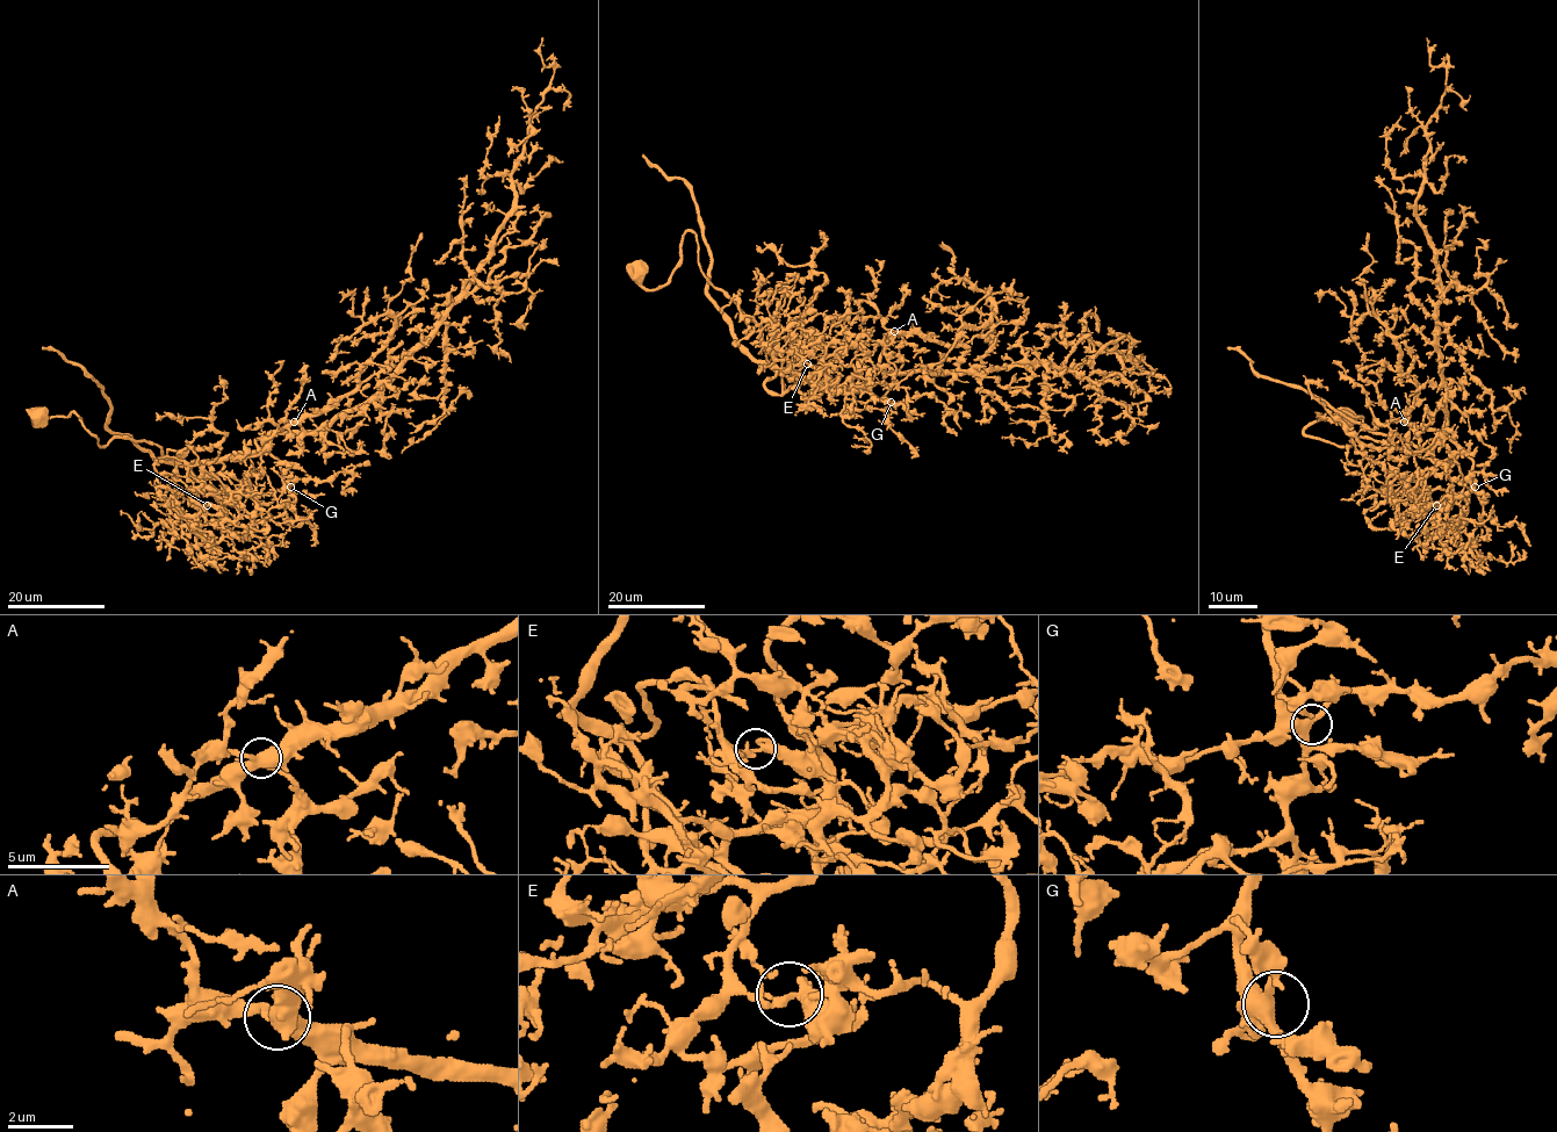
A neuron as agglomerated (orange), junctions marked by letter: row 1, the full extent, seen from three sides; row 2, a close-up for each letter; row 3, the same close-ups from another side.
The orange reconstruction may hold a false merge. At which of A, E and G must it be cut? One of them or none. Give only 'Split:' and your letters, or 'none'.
Split: E

